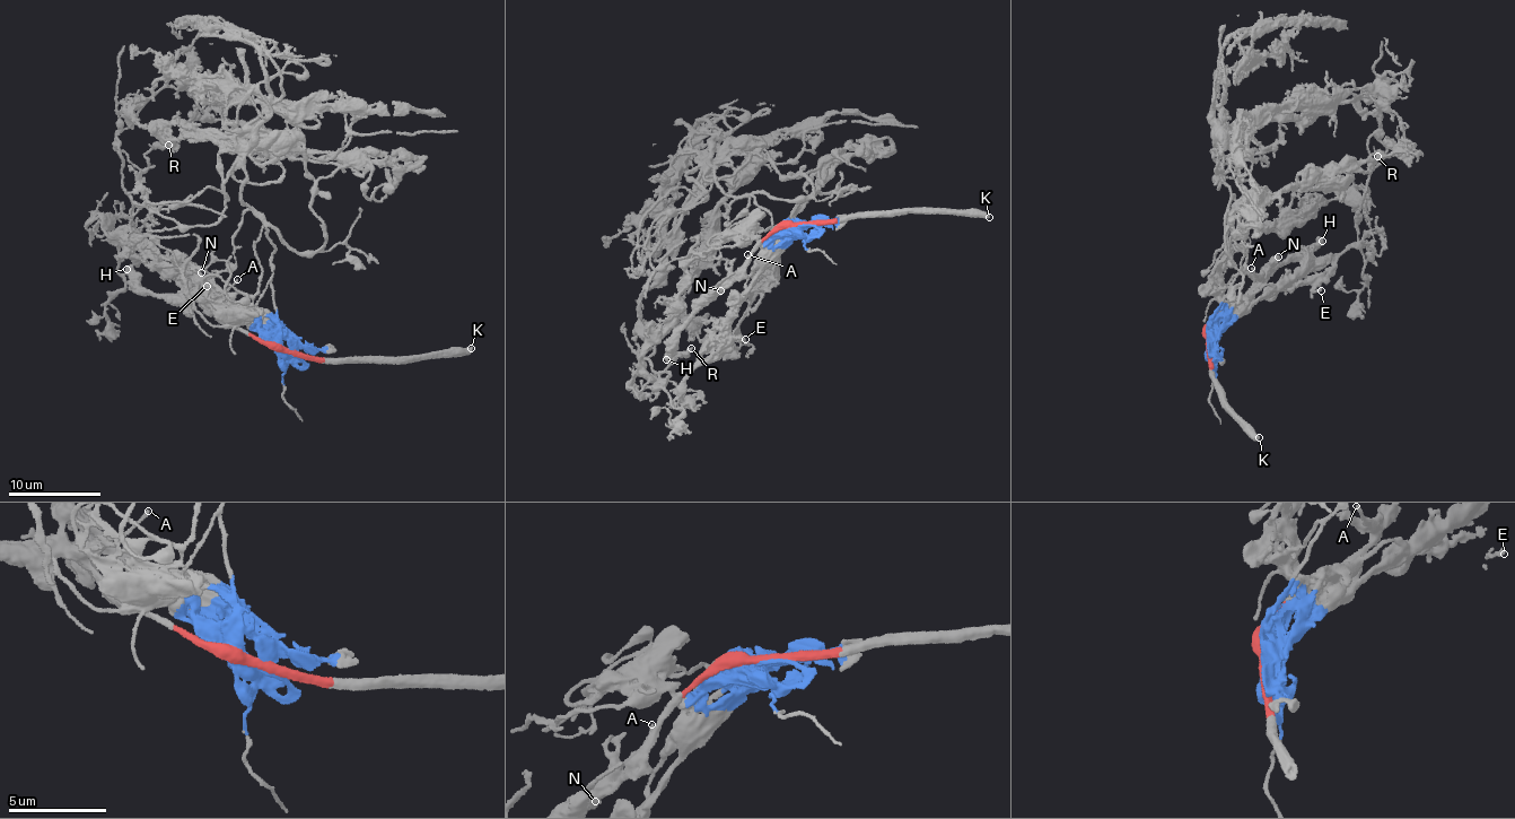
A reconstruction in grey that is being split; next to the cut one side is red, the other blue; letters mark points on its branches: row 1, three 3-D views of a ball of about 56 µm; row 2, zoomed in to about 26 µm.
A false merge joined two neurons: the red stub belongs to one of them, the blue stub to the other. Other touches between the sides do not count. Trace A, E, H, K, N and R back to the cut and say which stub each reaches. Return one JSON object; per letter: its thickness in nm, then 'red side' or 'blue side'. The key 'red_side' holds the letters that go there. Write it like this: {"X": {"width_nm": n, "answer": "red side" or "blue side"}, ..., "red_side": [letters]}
{"A": {"width_nm": 130, "answer": "red side"}, "E": {"width_nm": 200, "answer": "blue side"}, "H": {"width_nm": 650, "answer": "red side"}, "K": {"width_nm": 440, "answer": "red side"}, "N": {"width_nm": 600, "answer": "red side"}, "R": {"width_nm": 460, "answer": "blue side"}, "red_side": ["A", "H", "K", "N"]}

